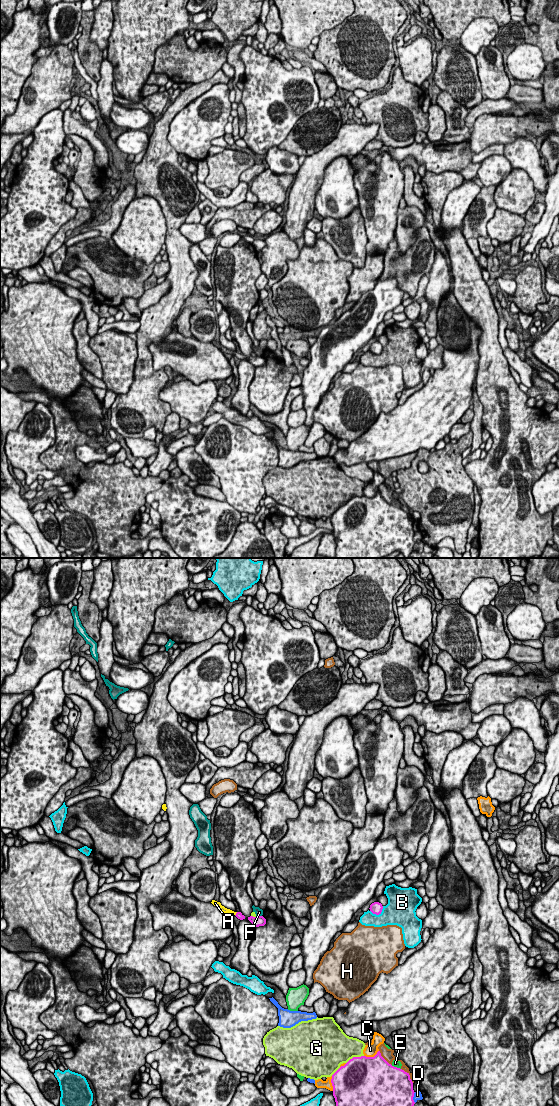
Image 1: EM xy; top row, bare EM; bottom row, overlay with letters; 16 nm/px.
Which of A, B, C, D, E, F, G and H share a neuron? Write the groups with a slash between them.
A / B / C / D / E / F / G / H

